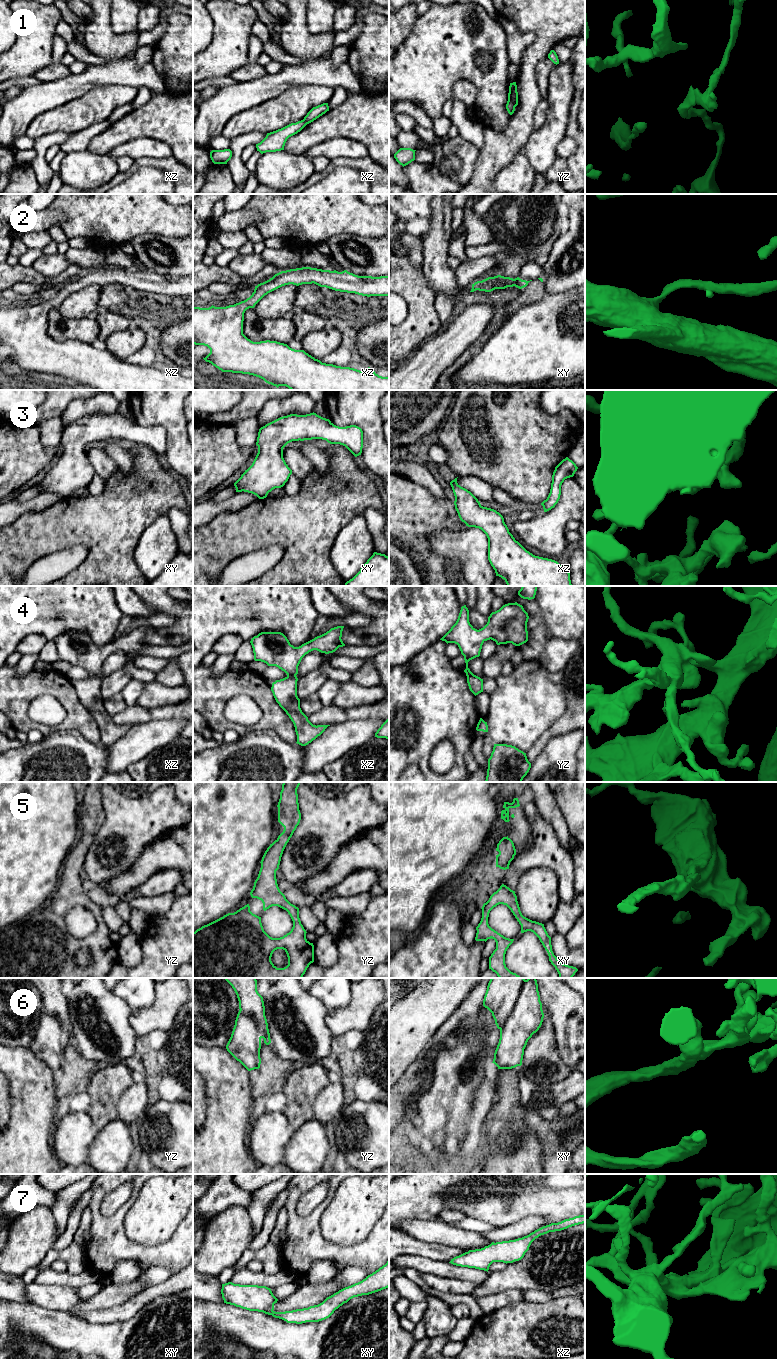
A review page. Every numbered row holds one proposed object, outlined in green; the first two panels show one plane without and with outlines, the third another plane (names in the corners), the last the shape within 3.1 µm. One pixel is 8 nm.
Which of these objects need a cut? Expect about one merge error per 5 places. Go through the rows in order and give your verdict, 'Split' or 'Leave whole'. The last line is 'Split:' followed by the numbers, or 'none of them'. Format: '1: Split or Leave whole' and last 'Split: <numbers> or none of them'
1: Split
2: Leave whole
3: Leave whole
4: Leave whole
5: Leave whole
6: Leave whole
7: Leave whole
Split: 1

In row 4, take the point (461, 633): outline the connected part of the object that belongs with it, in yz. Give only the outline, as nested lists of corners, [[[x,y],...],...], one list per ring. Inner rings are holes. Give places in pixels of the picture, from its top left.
[[[517,602],[508,603],[492,612],[487,624],[477,630],[469,622],[469,610],[466,605],[461,607],[456,623],[440,640],[458,645],[466,663],[464,672],[467,683],[475,696],[483,692],[483,679],[470,671],[468,662],[480,656],[483,643],[490,639],[497,645],[512,643],[520,646],[526,643],[528,619],[528,613],[522,605]]]

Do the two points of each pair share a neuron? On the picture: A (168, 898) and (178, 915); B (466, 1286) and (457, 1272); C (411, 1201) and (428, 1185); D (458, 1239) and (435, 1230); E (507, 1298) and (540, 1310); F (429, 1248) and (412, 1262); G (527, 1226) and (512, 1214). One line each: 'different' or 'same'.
A: different
B: different
C: same
D: same
E: different
F: different
G: different

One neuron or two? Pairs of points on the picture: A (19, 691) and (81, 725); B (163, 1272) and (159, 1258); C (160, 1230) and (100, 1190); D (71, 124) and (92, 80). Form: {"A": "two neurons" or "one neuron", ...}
{"A": "one neuron", "B": "two neurons", "C": "two neurons", "D": "two neurons"}

